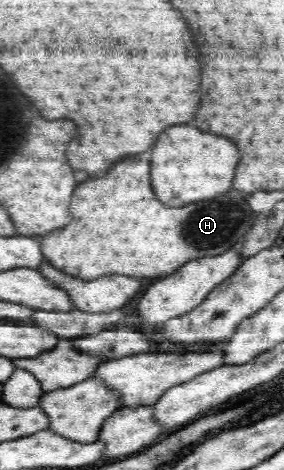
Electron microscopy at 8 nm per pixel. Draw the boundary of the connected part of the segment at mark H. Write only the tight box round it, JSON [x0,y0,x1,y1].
[41,159,257,280]

